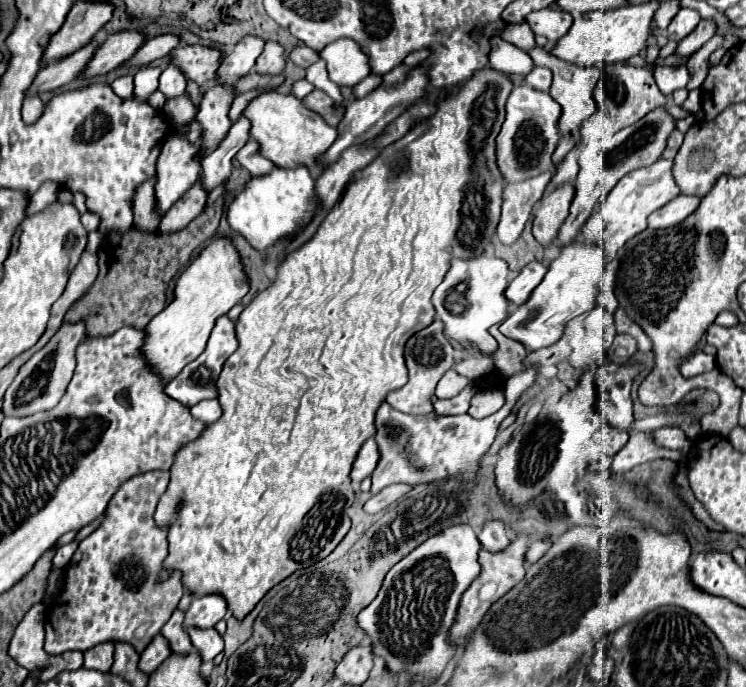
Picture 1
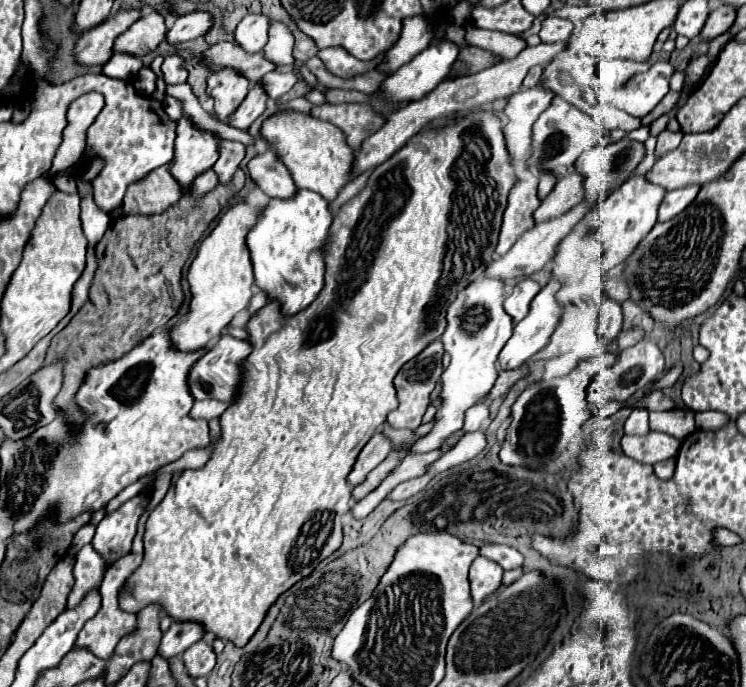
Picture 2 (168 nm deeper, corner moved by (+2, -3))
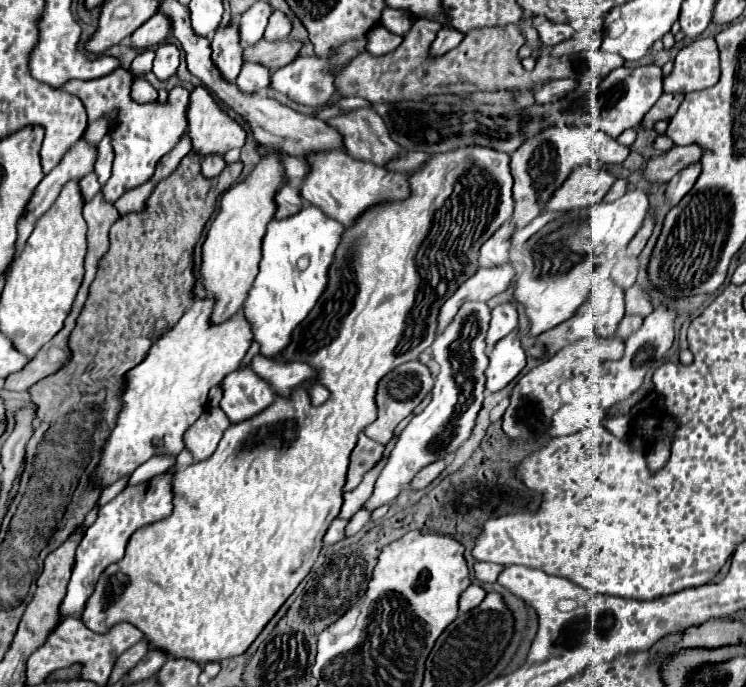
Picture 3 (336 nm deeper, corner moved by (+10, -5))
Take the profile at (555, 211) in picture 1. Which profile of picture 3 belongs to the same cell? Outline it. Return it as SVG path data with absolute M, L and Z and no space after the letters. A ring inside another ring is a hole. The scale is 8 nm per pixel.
M578 166L568 180L556 190L554 198L546 204L552 212L568 212L572 208L588 208L600 202L610 186L614 184L614 176L600 166Z

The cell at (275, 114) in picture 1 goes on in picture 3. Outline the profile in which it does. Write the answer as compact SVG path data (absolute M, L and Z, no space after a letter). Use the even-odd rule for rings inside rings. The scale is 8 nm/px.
M346 152L318 154L318 158L308 158L310 174L302 188L302 198L308 204L318 206L326 216L338 220L344 228L350 228L366 210L382 202L398 202L410 196L408 176L400 172L386 170L372 162L362 162L350 158Z

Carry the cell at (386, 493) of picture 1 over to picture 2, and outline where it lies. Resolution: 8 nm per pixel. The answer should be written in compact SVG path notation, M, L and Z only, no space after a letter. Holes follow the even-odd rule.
M424 474L420 478L412 478L412 480L406 480L402 484L398 484L390 494L388 494L388 500L408 500L410 496L414 496L416 492L420 492L422 488L426 488L426 484L430 482L430 476Z

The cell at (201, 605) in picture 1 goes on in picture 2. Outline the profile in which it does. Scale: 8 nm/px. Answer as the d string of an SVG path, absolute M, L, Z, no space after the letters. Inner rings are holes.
M174 620L168 632L162 636L158 652L168 660L172 656L182 654L186 648L190 648L194 642L204 638L204 628L200 622L192 620Z

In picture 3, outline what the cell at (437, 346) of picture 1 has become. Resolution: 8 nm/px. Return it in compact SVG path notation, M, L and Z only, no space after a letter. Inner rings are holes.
M418 360L406 362L398 368L394 368L390 374L386 374L380 382L378 382L378 390L376 390L376 408L378 408L378 418L364 428L364 434L368 438L372 438L374 442L380 444L388 444L392 438L392 430L422 402L422 398L432 390L434 386L434 378L430 374L430 370L420 364Z

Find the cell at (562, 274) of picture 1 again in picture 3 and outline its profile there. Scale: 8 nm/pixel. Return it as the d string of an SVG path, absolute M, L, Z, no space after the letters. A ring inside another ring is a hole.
M514 330L494 350L488 352L488 368L486 368L486 392L498 392L508 386L520 370L526 366L524 350L518 342L518 332Z

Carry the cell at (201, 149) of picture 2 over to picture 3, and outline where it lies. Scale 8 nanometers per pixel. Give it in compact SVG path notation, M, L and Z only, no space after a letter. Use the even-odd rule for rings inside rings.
M196 86L190 96L190 110L188 110L188 130L192 138L192 150L200 156L206 154L226 154L232 148L242 148L246 142L244 128L232 120L212 98L212 94L204 86Z

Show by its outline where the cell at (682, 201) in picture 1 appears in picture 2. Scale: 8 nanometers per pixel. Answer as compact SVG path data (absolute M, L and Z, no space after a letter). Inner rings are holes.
M698 186L666 192L666 198L662 200L662 204L658 208L658 222L668 222L674 216L678 216L684 208L688 208L694 202L694 198L698 196L698 192L700 192Z

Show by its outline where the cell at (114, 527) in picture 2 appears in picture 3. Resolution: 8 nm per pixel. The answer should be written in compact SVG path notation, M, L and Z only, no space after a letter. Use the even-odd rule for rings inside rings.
M172 472L154 476L142 484L126 486L122 494L118 494L114 500L110 500L106 506L100 508L96 522L86 530L78 550L76 550L76 564L72 570L72 578L68 584L68 594L62 602L62 618L74 616L82 612L82 606L86 604L86 598L94 592L94 582L98 580L98 574L102 574L104 566L118 562L124 556L124 548L130 540L130 536L148 524L154 524L158 520L164 520L172 514Z

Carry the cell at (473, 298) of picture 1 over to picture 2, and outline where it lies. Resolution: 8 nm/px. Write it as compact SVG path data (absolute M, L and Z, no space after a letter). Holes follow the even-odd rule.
M482 276L462 288L454 302L448 306L448 326L442 334L444 350L450 354L450 366L442 374L442 408L436 412L436 426L428 436L420 438L414 446L416 452L430 452L440 448L442 442L456 430L462 428L464 412L480 402L496 382L496 358L504 348L506 340L512 336L514 322L504 310L504 284L502 280Z

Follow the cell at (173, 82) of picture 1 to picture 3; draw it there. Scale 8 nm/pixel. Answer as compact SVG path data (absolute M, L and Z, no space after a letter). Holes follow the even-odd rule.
M162 44L156 48L156 58L154 58L154 68L152 72L160 78L166 80L172 74L176 74L180 62L180 50L174 44Z

